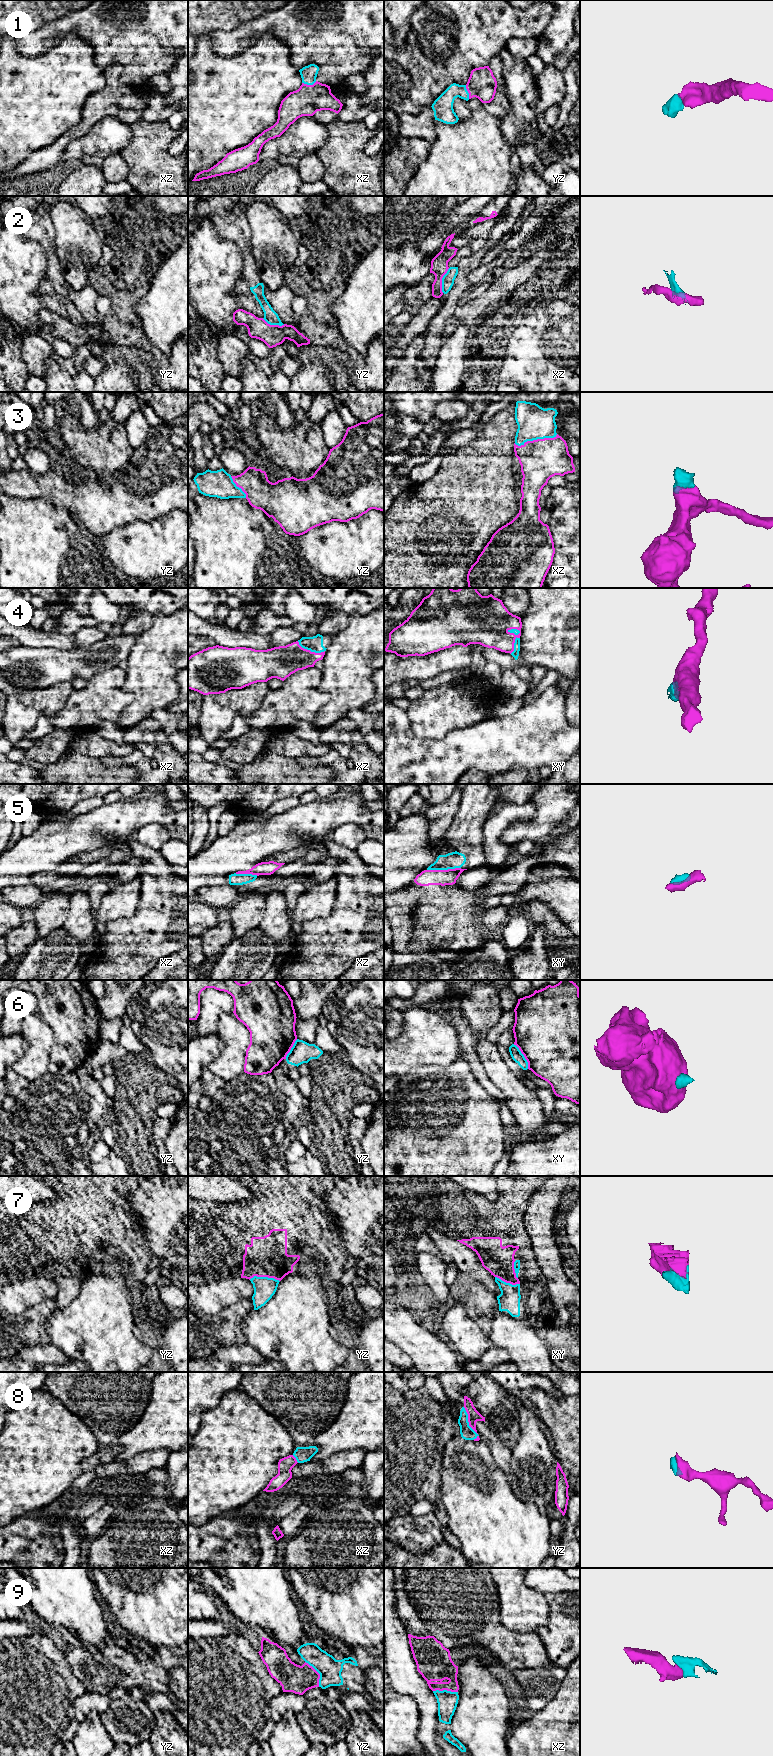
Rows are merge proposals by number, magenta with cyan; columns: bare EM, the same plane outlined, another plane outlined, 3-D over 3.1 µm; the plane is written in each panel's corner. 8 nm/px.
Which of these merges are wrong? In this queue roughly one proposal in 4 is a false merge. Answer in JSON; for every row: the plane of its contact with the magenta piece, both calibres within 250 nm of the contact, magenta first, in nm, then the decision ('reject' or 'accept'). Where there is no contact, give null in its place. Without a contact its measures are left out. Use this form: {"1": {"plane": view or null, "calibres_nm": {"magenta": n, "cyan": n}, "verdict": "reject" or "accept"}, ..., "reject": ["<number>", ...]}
{"1": {"plane": "xz", "calibres_nm": {"magenta": 240, "cyan": 130}, "verdict": "accept"}, "2": {"plane": "xz", "calibres_nm": {"magenta": 140, "cyan": 100}, "verdict": "reject"}, "3": {"plane": "xz", "calibres_nm": {"magenta": 320, "cyan": 280}, "verdict": "accept"}, "4": {"plane": "xz", "calibres_nm": {"magenta": 240, "cyan": 130}, "verdict": "accept"}, "5": {"plane": "xy", "calibres_nm": {"magenta": 130, "cyan": 130}, "verdict": "accept"}, "6": {"plane": "xy", "calibres_nm": {"magenta": 500, "cyan": 90}, "verdict": "reject"}, "7": {"plane": "yz", "calibres_nm": {"magenta": 320, "cyan": 180}, "verdict": "accept"}, "8": {"plane": "yz", "calibres_nm": {"magenta": 100, "cyan": 110}, "verdict": "accept"}, "9": {"plane": "yz", "calibres_nm": {"magenta": 220, "cyan": 180}, "verdict": "accept"}, "reject": ["2", "6"]}

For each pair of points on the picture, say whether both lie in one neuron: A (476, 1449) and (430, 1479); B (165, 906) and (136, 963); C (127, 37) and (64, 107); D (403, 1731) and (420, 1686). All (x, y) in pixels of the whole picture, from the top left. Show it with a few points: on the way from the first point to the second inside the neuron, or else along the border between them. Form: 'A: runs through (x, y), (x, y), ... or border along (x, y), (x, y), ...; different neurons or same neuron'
A: border along (444, 1450), (440, 1469), (440, 1497); different neurons
B: runs through (165, 920), (138, 949); same neuron
C: border along (90, 45), (93, 48), (93, 61), (102, 70); different neurons
D: border along (400, 1695), (406, 1695), (414, 1700), (420, 1724); different neurons

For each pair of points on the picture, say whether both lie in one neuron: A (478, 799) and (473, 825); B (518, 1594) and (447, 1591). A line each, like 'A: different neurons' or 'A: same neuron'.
A: same neuron
B: different neurons

